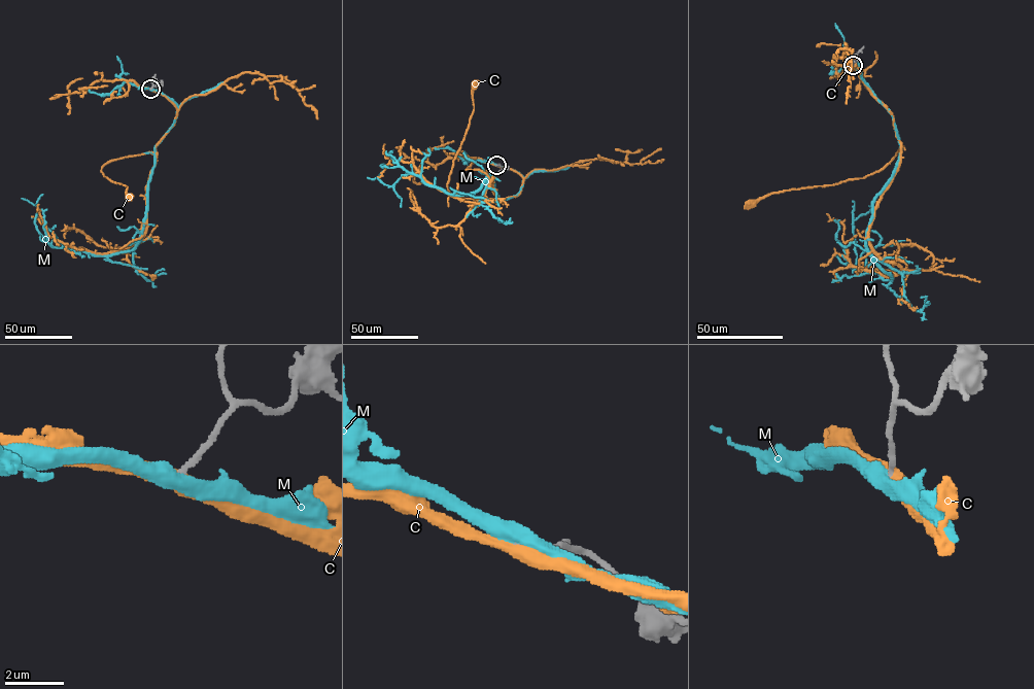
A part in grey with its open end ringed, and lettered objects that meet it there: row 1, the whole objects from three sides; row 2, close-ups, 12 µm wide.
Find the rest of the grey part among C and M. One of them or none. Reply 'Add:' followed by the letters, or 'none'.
Add: none

